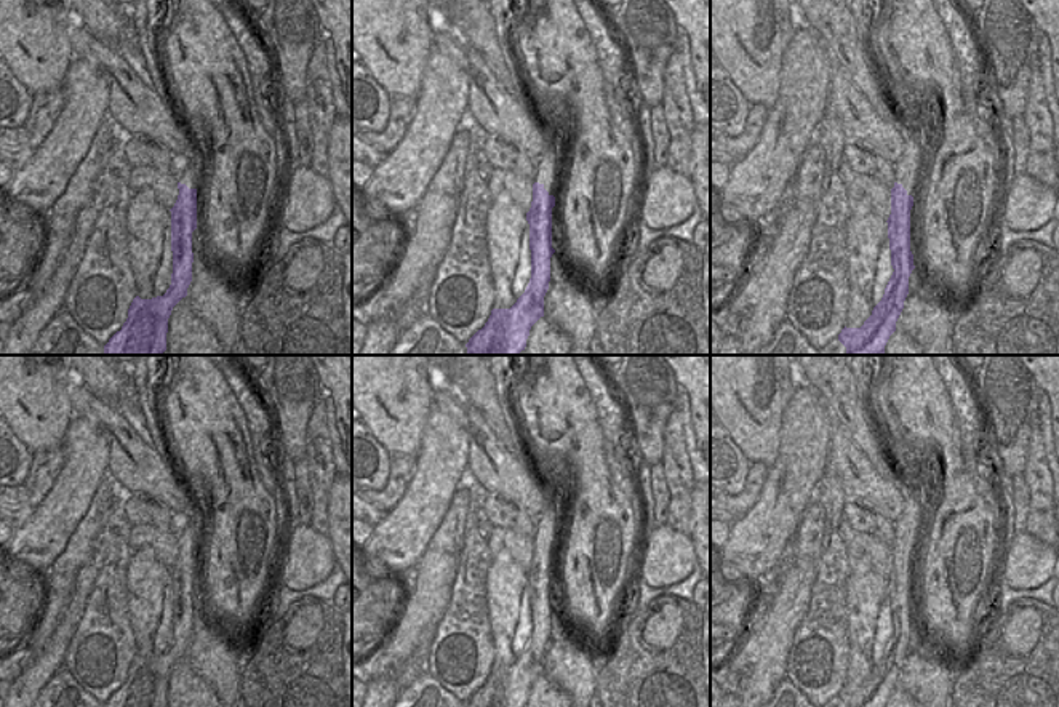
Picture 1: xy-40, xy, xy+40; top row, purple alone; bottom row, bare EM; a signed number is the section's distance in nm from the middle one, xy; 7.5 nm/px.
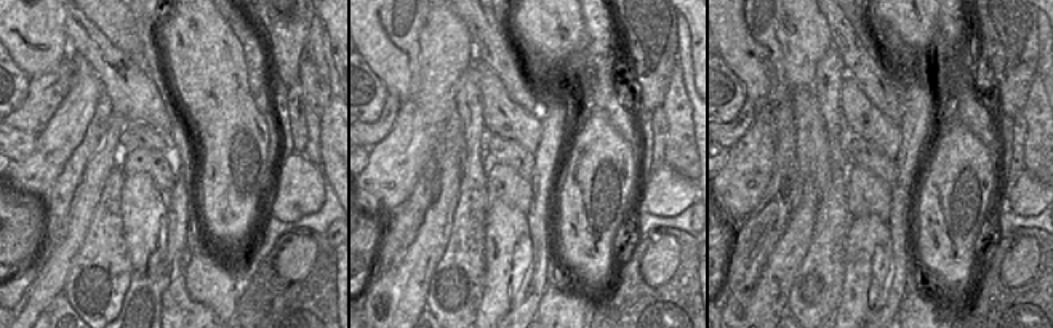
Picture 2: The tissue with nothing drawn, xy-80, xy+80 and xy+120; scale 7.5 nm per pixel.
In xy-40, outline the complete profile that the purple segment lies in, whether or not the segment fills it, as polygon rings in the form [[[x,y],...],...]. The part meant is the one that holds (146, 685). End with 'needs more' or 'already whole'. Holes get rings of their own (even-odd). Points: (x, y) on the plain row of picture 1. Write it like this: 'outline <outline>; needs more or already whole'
outline [[[178,541],[179,553],[171,569],[171,643],[163,654],[136,654],[128,677],[104,707],[166,707],[168,677],[173,665],[187,654],[192,640],[192,590],[197,587],[197,547]]]; already whole

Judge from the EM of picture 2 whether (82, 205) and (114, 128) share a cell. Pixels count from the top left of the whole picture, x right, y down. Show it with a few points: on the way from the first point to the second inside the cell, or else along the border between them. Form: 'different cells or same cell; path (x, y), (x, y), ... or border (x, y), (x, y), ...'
same cell; path (90, 186), (108, 148)

